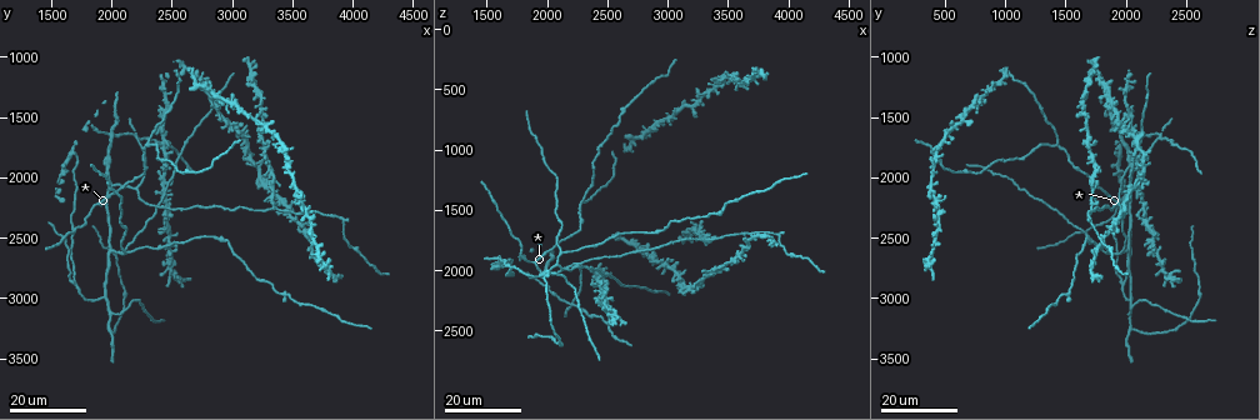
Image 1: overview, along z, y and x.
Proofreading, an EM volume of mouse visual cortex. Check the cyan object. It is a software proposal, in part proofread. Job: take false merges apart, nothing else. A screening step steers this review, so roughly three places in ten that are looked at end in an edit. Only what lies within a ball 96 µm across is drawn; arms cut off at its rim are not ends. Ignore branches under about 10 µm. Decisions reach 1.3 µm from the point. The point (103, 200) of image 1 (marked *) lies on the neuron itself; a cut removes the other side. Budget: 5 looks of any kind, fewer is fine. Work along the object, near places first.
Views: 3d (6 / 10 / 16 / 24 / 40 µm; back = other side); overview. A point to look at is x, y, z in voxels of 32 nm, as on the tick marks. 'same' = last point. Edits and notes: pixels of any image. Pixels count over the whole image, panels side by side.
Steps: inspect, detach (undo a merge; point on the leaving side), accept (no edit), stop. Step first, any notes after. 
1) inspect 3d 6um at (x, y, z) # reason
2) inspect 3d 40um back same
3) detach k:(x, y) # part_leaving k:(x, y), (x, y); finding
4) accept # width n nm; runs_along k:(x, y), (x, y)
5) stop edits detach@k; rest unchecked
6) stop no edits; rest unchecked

inspect 3d 24um at (1880, 2220, 1960) # three arms meet

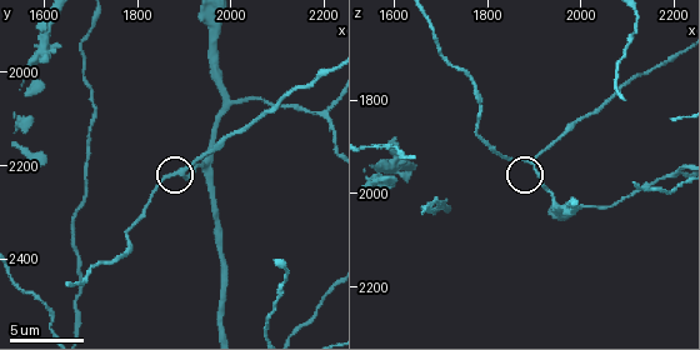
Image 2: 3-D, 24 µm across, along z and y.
inspect 3d 6um at (1895, 2210, 1930)

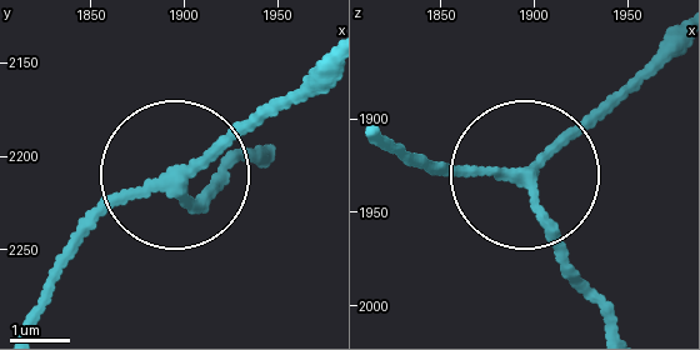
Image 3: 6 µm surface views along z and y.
accept # arms 3; runs_along 3:(235, 126), (65, 255); one neuron here

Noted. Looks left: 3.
inspect 3d 24um at (2140, 2600, 1840) # three-way junction

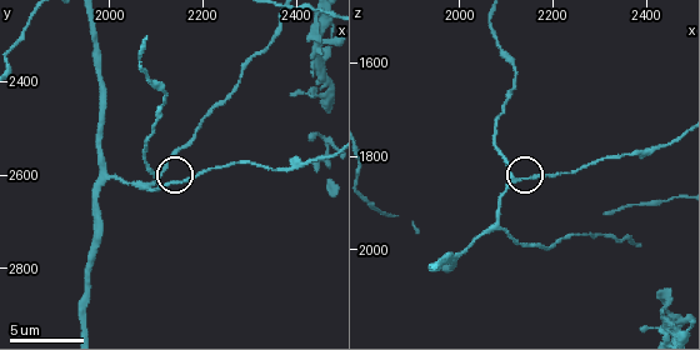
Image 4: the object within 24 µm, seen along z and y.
inspect 3d 10um at (2115, 2620, 1850) # zoom in

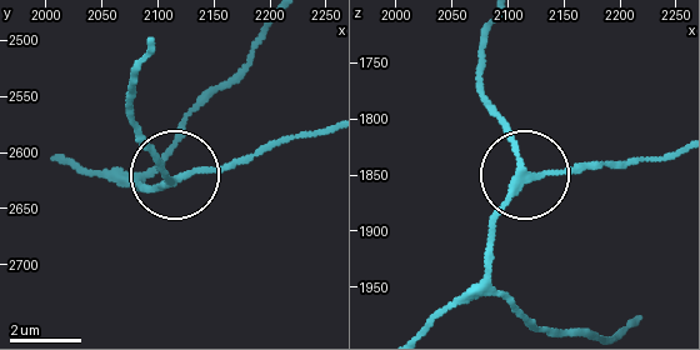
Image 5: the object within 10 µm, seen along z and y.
accept # side_arm 52 um; arms 3; continuous, no second neuron

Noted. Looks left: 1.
inspect 3d 10um at (1995, 2605, 2010) # a fork

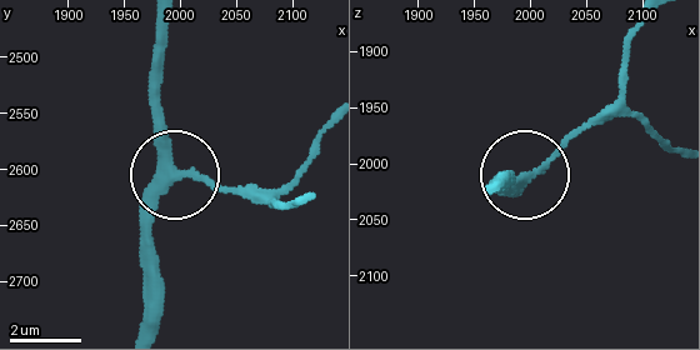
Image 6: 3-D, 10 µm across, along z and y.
accept # side_arm 83 um; runs_along 6:(155, 25), (155, 151), (168, 186), (146, 255); all the same neuron

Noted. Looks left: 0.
stop no edits; rest unchecked

